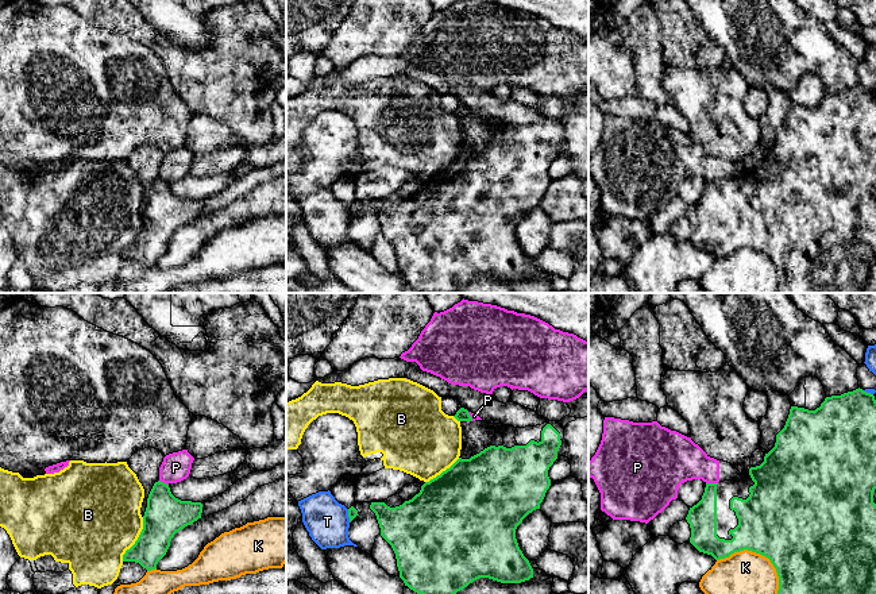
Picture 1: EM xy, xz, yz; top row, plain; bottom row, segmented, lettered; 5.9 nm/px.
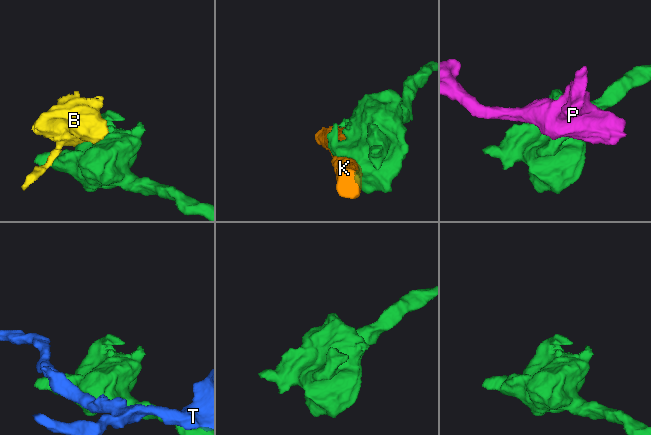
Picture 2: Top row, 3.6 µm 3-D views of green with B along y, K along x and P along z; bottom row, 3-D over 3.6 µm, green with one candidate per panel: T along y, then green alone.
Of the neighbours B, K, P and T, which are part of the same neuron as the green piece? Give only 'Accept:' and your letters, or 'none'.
Accept: none

